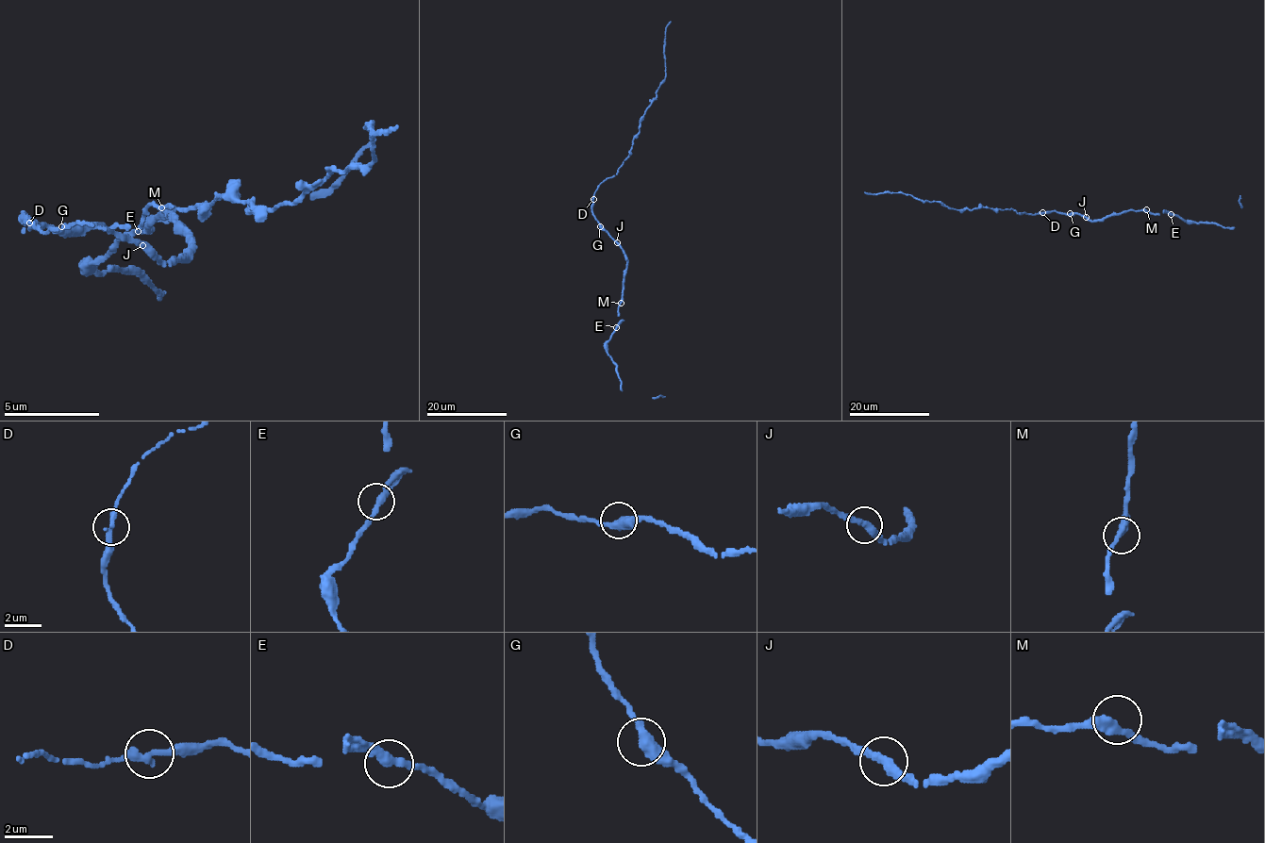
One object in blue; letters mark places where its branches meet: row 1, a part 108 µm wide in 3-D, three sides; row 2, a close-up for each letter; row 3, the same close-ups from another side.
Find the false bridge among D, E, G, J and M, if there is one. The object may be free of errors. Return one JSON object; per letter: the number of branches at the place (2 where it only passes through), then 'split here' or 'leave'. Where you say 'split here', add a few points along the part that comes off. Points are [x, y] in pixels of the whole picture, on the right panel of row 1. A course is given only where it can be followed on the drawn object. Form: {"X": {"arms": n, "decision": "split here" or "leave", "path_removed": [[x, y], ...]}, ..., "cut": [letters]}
{"D": {"arms": 2, "decision": "leave"}, "E": {"arms": 2, "decision": "leave"}, "G": {"arms": 2, "decision": "leave"}, "J": {"arms": 2, "decision": "leave"}, "M": {"arms": 2, "decision": "leave"}, "cut": []}

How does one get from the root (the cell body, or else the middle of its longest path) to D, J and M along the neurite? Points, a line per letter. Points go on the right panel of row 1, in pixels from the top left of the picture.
D: (1070, 214), (1042, 212)
J: (1070, 214), (1079, 213), (1086, 217)
M: (1070, 214), (1079, 213), (1097, 221), (1129, 210), (1146, 209)

